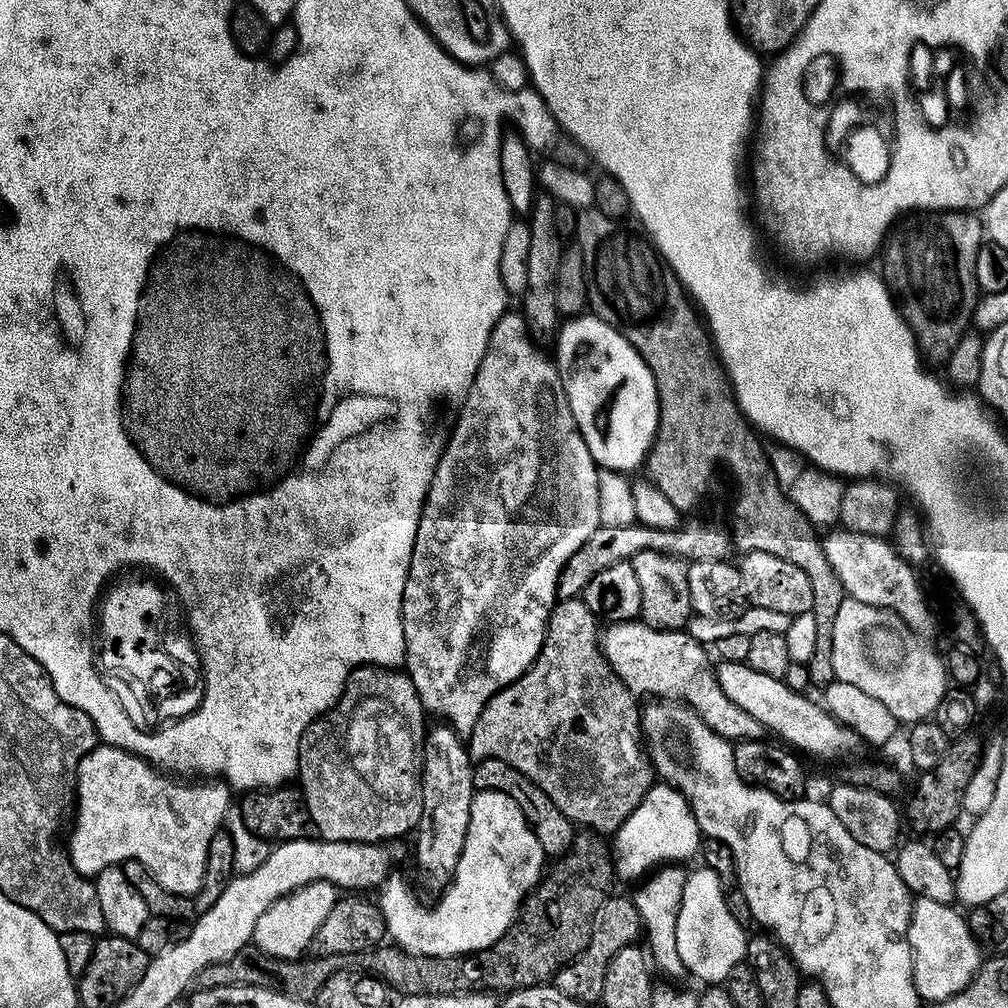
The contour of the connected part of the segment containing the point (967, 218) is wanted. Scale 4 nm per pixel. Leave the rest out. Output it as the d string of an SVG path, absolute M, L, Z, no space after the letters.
M926 212L909 215L889 235L882 249L882 257L884 256L882 279L887 284L893 300L896 301L901 316L910 326L921 357L929 365L947 365L954 348L973 323L978 299L974 262L978 262L978 250L984 235L985 230L979 215L970 212Z

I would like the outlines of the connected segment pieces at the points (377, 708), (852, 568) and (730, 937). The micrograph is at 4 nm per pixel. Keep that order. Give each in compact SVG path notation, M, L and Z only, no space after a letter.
M345 687L344 693L336 699L333 708L328 708L316 720L306 726L300 739L298 750L298 787L304 793L304 801L314 818L314 826L320 831L319 839L330 842L358 842L359 844L384 844L395 836L404 836L419 825L422 818L422 770L424 769L424 734L426 731L426 713L420 704L415 688L352 688Z
M839 531L825 535L822 547L826 562L830 562L834 574L838 574L838 582L842 582L845 597L866 606L887 608L895 612L902 622L906 622L913 632L928 634L932 628L932 608L916 581L917 569L903 560L883 536Z
M700 866L697 872L688 872L688 881L682 894L682 906L678 910L678 954L685 969L693 972L703 983L716 986L727 981L730 970L745 959L749 937L744 936L745 925L734 922L734 914L726 906L726 889L718 874L707 866Z

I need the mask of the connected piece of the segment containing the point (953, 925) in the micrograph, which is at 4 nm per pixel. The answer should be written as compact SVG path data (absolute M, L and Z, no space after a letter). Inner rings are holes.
M925 896L913 903L912 917L908 923L908 944L912 947L912 973L915 988L921 999L930 1004L945 1001L946 998L960 993L976 976L982 963L982 945L968 930L962 916L955 912L955 907L934 902ZM936 923L936 933L928 932Z

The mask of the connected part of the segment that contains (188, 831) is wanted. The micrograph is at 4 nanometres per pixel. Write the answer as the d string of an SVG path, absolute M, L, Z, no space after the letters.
M103 742L97 743L94 750L90 750L82 758L82 762L76 771L76 791L74 793L74 813L76 812L76 825L72 828L72 837L66 843L66 851L70 862L74 866L74 870L78 870L83 876L94 878L102 870L113 866L123 865L125 860L137 860L142 862L142 866L147 872L155 878L167 892L181 898L191 898L200 891L200 883L204 881L204 871L206 870L206 862L208 861L208 851L210 850L210 842L216 837L217 832L221 831L224 815L230 805L230 789L223 782L204 782L200 784L179 784L179 779L173 778L171 775L165 774L161 769L151 765L148 761L143 760L141 756L135 756L133 752L127 752L121 748L115 748L112 744Z

